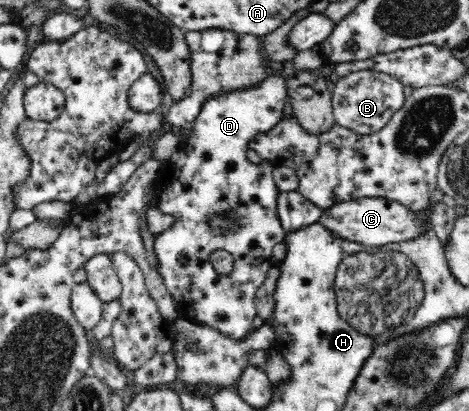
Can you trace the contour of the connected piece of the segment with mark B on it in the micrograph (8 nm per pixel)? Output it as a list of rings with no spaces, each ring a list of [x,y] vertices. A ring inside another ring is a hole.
[[[357,71],[343,78],[335,78],[332,84],[332,111],[335,124],[360,135],[372,135],[381,131],[404,105],[404,84],[394,76],[377,71]]]

